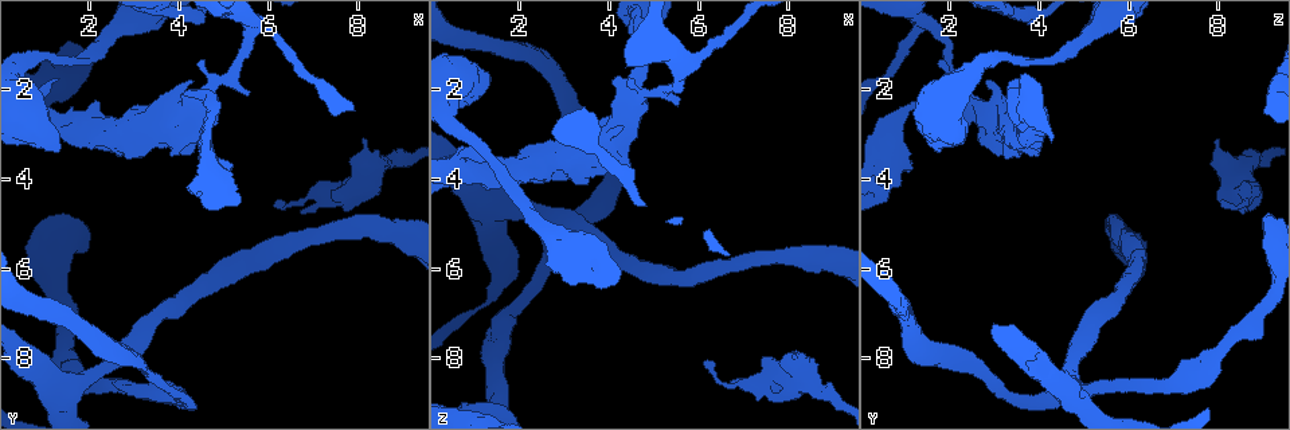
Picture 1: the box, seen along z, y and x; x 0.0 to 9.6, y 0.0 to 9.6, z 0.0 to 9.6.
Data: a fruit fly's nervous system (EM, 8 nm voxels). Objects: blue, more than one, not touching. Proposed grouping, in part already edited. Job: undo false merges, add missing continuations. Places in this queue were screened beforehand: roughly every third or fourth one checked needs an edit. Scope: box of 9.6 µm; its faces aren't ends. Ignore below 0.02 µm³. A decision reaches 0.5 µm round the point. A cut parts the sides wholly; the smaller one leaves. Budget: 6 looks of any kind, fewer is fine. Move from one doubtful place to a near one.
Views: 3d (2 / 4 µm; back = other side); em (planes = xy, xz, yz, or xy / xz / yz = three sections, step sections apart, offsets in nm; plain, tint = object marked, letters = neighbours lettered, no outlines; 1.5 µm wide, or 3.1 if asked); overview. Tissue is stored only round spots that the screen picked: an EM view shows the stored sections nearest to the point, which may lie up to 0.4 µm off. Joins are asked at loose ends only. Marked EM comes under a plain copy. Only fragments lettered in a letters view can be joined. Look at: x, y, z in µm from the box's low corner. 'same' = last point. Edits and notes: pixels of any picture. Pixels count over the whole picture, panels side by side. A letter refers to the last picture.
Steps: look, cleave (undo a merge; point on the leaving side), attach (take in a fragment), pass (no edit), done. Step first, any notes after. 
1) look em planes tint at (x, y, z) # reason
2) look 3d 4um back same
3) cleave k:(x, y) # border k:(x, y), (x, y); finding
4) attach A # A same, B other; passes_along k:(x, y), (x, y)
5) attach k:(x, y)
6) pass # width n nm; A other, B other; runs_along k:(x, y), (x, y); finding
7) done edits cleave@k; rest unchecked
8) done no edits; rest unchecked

look em planes letters at (1.25, 3.35, 1.85) # thick end

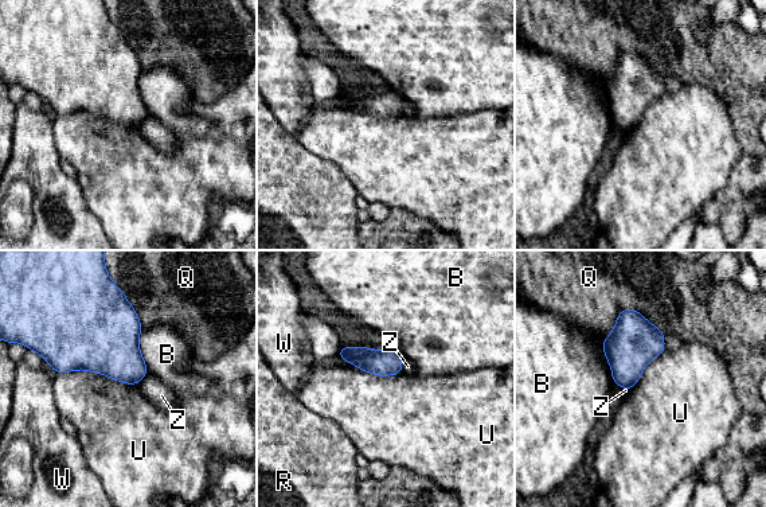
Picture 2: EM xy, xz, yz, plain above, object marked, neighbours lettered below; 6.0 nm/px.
pass # B other, Q other, R other, U other, W other, Z other; border 2:(54, 371), (90, 370), (137, 385); no lettered fragment goes on from it

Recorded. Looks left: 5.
look em xz step 4 tint at (4.60, 2.10, 2.10) # a fork

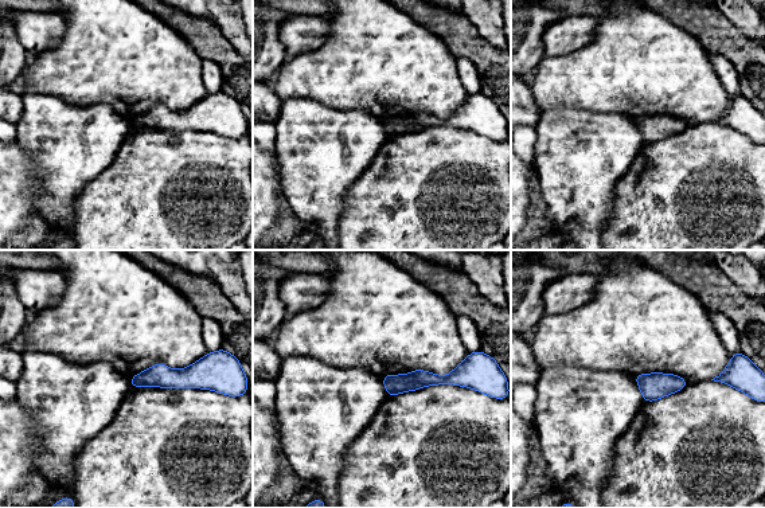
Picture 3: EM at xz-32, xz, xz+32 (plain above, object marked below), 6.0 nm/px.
look em planes letters same

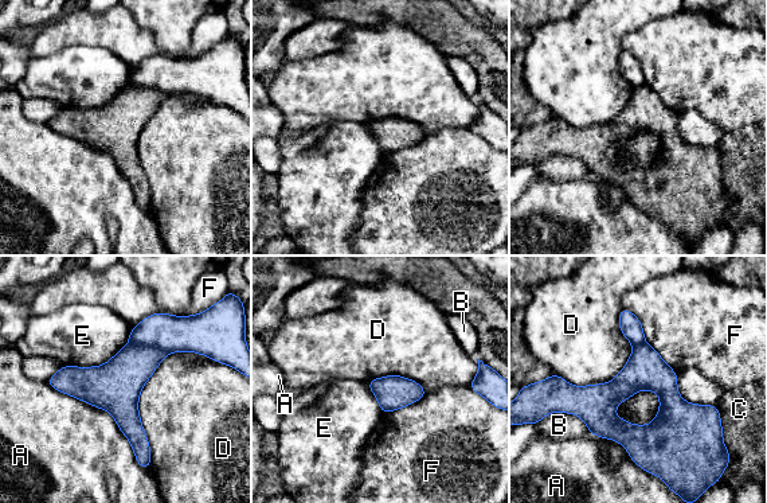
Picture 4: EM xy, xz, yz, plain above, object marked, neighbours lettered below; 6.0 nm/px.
cleave 4:(173, 334) # A other, B other, C other, D other, E other, F other; border 4:(130, 340), (157, 346), (168, 353); a second neuron is stuck on

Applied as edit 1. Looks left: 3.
look em yz step 4 tint at (2.15, 2.95, 3.75) # sharp bend

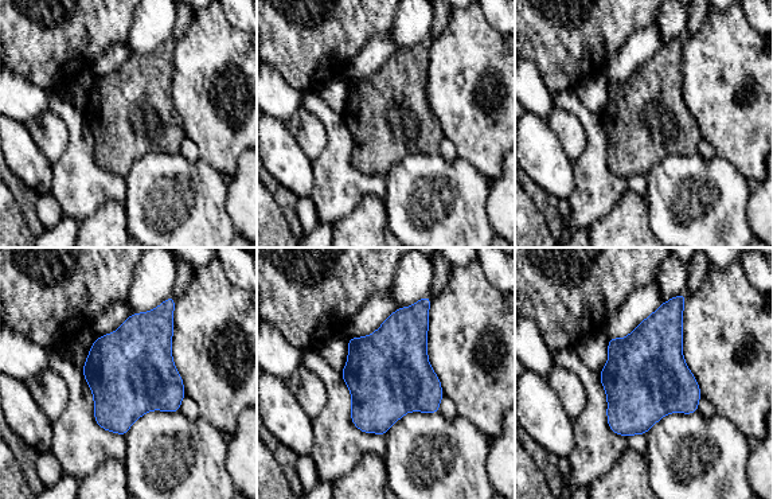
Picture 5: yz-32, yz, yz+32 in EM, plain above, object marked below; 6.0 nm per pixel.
look em planes tint same # cut it another way

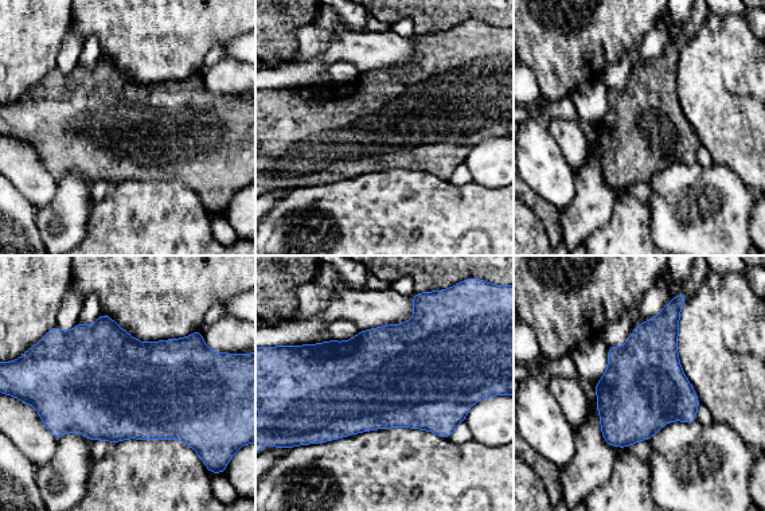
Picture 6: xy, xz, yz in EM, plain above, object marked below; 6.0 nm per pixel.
look em planes letters same # what lies round it

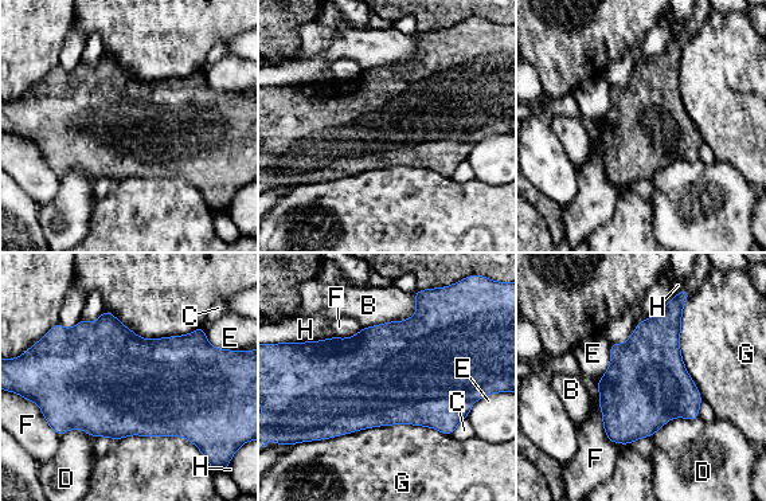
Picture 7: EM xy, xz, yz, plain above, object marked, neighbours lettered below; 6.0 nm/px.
pass # longest_contact G 800 nm; B other, C other, D other, E other, F other, G other, H other; border 7:(452, 434), (390, 423), (317, 441); all the same neuron

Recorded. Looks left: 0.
done edits cleave@4; rest unchecked

